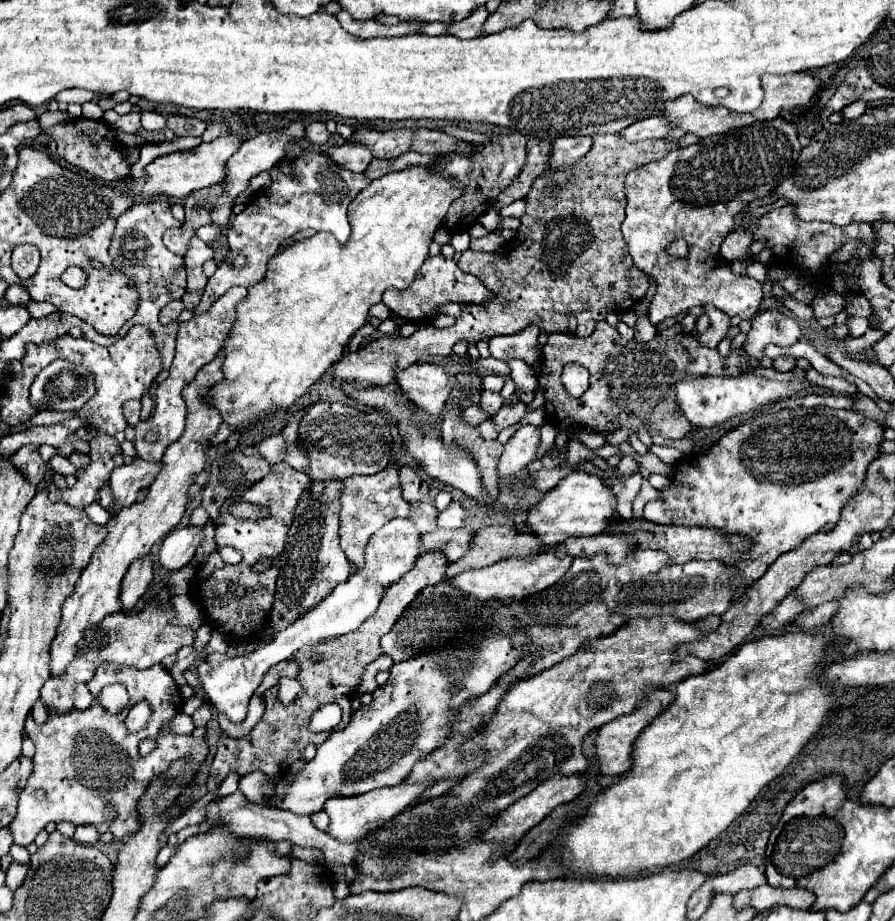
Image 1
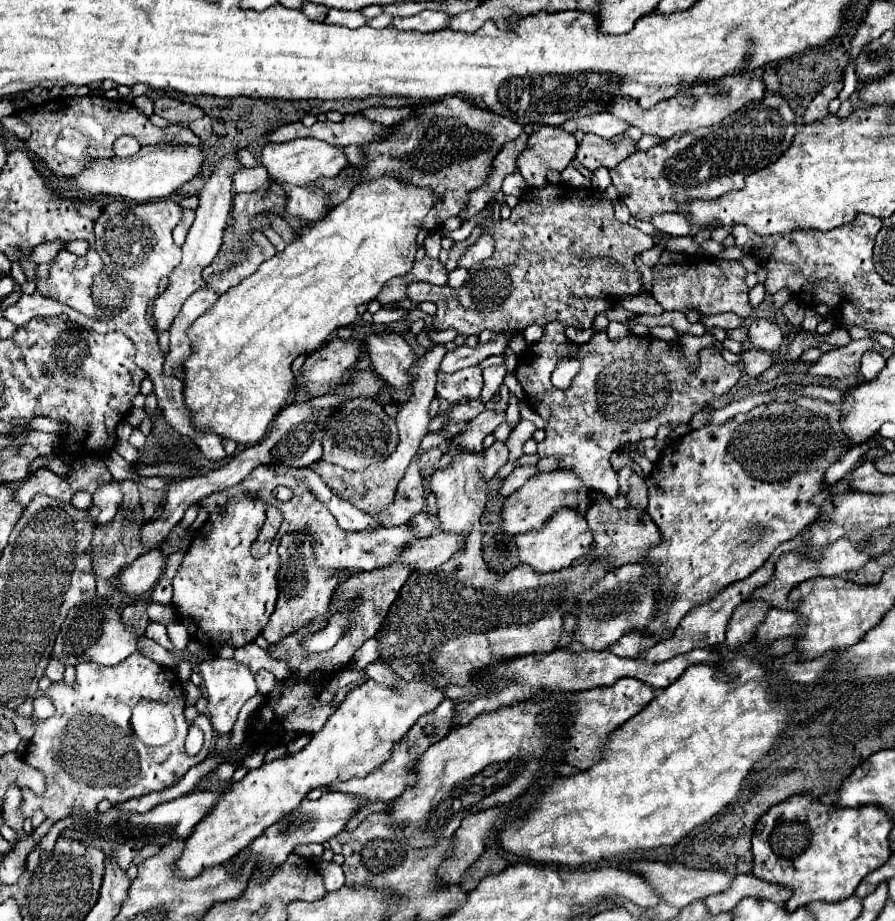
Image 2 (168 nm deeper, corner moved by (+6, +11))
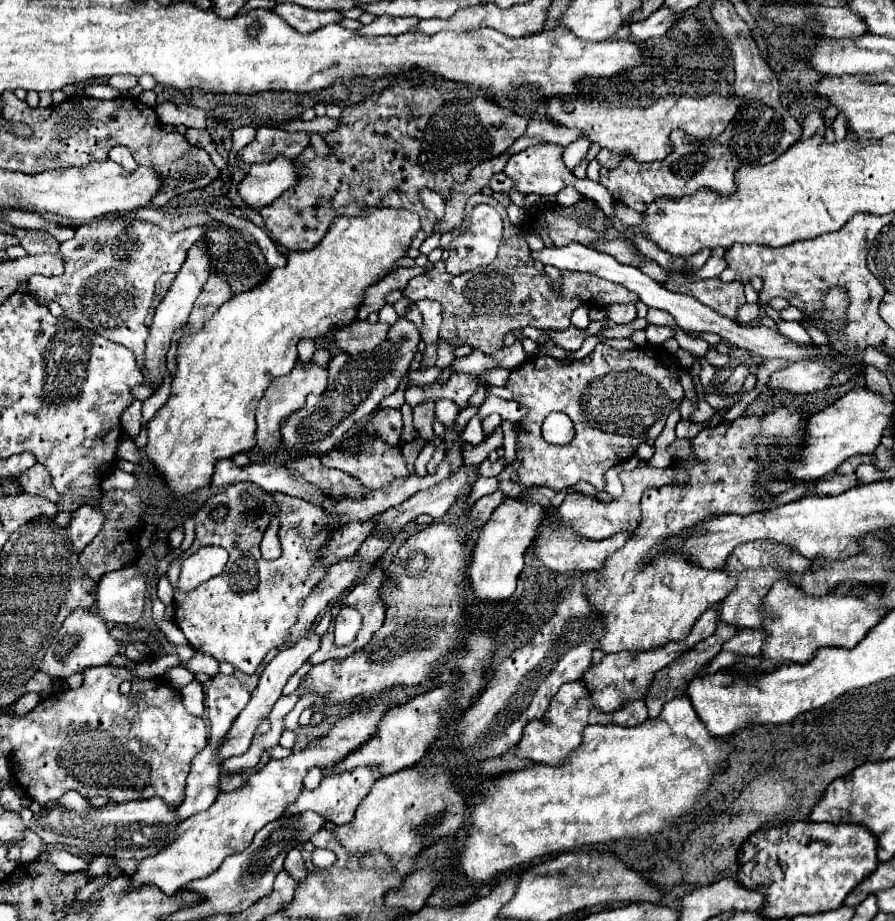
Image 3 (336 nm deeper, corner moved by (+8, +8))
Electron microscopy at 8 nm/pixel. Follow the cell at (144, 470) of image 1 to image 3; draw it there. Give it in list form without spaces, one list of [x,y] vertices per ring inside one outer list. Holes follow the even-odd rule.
[[[81,506],[77,512],[73,512],[73,518],[67,526],[67,534],[77,554],[81,554],[83,548],[97,536],[103,522],[105,522],[105,516],[101,514],[99,508],[93,508],[93,506]]]

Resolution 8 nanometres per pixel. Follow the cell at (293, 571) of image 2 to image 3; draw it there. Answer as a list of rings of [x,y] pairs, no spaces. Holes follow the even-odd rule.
[[[311,628],[305,638],[301,638],[295,646],[291,646],[291,648],[279,652],[279,654],[267,664],[265,672],[261,674],[261,680],[259,680],[257,690],[251,694],[251,700],[249,700],[249,704],[245,706],[245,710],[241,710],[241,714],[237,716],[237,722],[233,722],[233,730],[229,730],[229,738],[225,738],[225,746],[221,746],[221,762],[227,760],[227,758],[231,758],[231,756],[239,756],[239,754],[245,754],[245,752],[247,752],[247,748],[249,748],[249,744],[251,744],[251,738],[253,738],[253,734],[255,734],[255,728],[269,716],[273,704],[281,698],[281,690],[283,690],[283,686],[287,684],[287,680],[289,680],[289,678],[303,666],[303,662],[307,662],[309,656],[319,648],[319,640],[321,640],[321,638],[315,634],[315,628]]]

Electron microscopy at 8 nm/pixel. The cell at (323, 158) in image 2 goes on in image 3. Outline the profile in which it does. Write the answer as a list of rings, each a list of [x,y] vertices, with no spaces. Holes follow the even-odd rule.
[[[277,156],[269,164],[253,164],[247,176],[241,180],[237,192],[249,208],[261,210],[279,198],[285,190],[293,188],[297,180],[299,174],[293,160]]]

